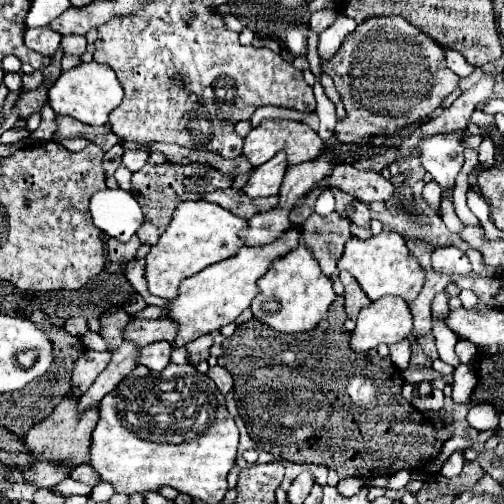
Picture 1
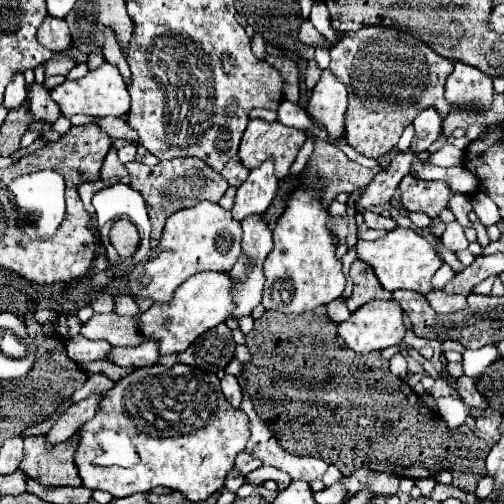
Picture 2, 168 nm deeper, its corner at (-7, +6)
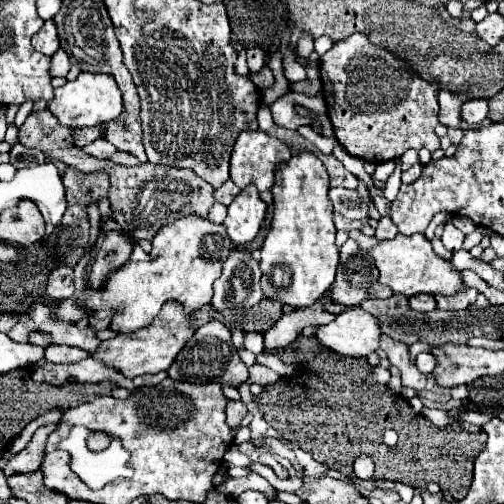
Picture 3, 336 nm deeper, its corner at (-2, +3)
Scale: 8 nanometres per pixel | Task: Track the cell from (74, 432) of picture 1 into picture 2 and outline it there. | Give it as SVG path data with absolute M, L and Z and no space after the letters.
M45 436L25 440L23 462L19 470L29 478L37 480L43 488L59 488L59 486L81 486L79 476L75 474L75 438L61 442L47 450Z

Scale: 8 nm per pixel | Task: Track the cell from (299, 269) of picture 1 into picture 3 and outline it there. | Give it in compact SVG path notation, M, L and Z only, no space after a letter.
M302 153L292 157L290 161L278 165L276 183L272 187L274 195L274 217L270 223L270 231L262 245L262 291L264 297L278 301L282 305L292 307L310 307L314 305L324 291L334 283L336 267L338 267L338 247L334 243L336 227L332 221L332 201L328 199L328 173L322 161L312 153Z

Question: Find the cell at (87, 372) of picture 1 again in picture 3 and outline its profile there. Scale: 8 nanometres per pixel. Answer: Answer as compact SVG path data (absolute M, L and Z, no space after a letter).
M48 345L46 347L46 361L52 361L52 363L76 363L84 359L86 355L90 353L78 347L68 347L68 345Z

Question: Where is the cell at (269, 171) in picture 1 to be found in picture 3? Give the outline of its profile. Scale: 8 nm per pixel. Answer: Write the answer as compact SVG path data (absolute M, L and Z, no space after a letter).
M254 185L242 189L228 205L228 217L224 219L224 227L232 239L232 245L244 245L252 241L260 231L264 213L266 203L260 199L258 189L254 189Z

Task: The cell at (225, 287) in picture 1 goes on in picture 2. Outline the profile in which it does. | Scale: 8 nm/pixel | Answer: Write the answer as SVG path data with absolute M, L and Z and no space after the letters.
M203 272L195 274L195 278L189 278L179 286L173 294L173 298L165 304L153 304L147 312L141 314L137 330L159 344L159 354L181 354L185 352L191 342L201 336L203 332L211 330L215 324L225 322L231 314L231 278L229 274L215 274L215 272Z

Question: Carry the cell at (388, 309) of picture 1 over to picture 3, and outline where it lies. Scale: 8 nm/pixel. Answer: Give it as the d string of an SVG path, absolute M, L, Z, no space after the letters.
M362 307L346 309L316 333L318 341L346 357L366 357L378 351L380 335L382 331L376 317Z

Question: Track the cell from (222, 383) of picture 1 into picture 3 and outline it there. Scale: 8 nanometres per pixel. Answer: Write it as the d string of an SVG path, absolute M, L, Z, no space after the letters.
M228 399L228 405L226 405L226 415L228 415L226 423L230 427L238 427L238 423L246 417L246 413L248 413L248 409L246 409L246 405L242 401Z

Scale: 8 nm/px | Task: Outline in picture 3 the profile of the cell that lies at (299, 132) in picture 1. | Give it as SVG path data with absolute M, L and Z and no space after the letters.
M260 129L242 131L238 135L238 139L236 139L236 145L234 145L234 151L232 151L232 157L230 157L230 179L240 189L244 189L246 185L254 183L258 187L258 191L266 191L266 189L270 189L274 185L276 165L284 163L290 157L292 157L292 151L290 151L290 147L284 141L264 133Z

